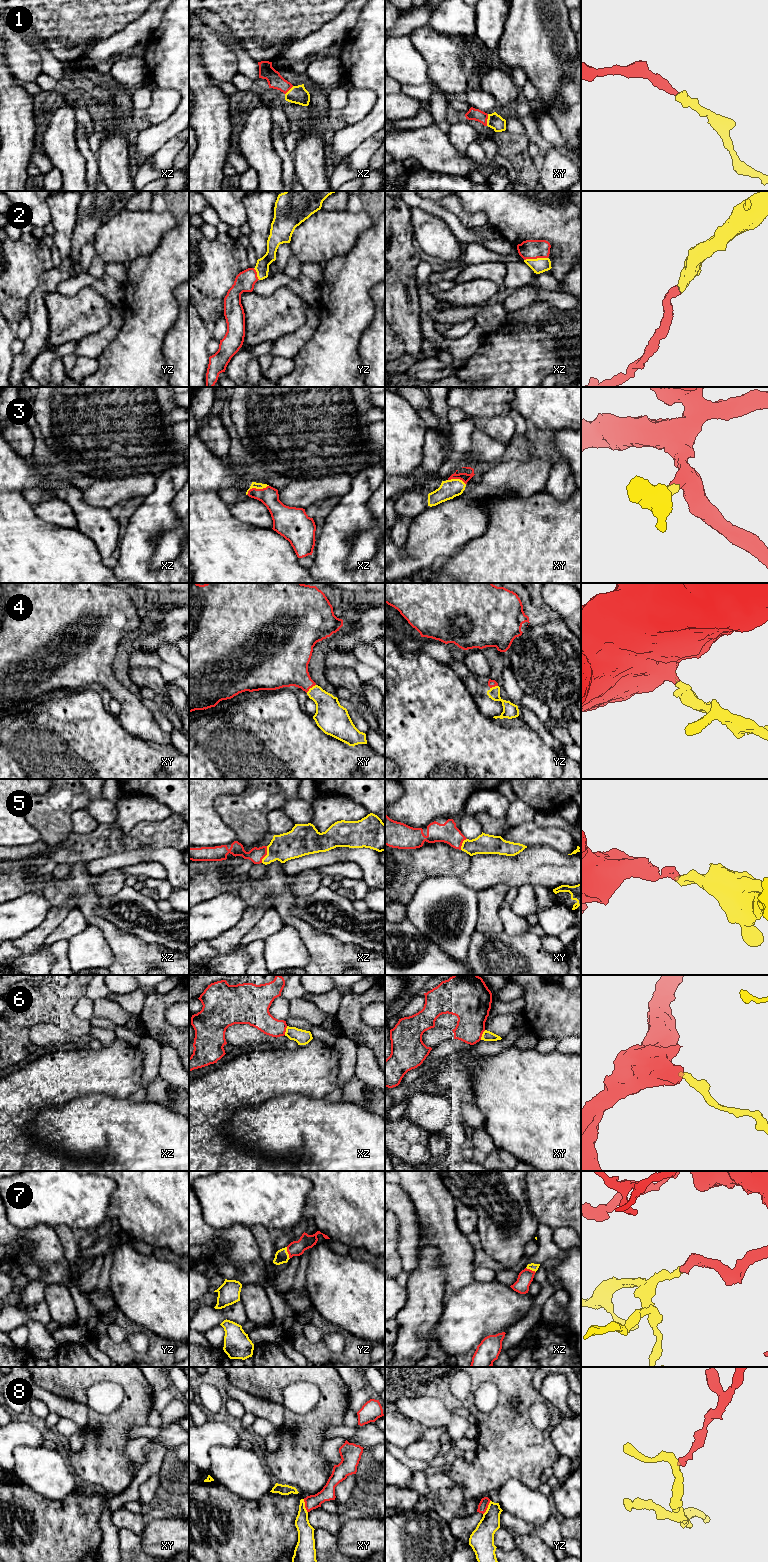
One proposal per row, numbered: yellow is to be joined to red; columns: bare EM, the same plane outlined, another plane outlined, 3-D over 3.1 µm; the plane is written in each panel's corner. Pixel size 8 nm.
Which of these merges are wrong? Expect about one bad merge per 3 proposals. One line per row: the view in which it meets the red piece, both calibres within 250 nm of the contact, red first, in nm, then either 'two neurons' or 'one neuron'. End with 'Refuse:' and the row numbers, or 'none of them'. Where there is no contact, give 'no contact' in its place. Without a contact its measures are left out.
1: contact in xy; calibres 100 and 120 nm; one neuron
2: contact in xz; calibres 160 and 120 nm; one neuron
3: contact in xz; calibres 150 and 50 nm; one neuron
4: contact in xy; calibres 320 and 200 nm; one neuron
5: contact in xz; calibres 120 and 220 nm; one neuron
6: contact in xy; calibres 280 and 80 nm; two neurons
7: contact in yz; calibres 130 and 110 nm; one neuron
8: contact in yz; calibres 80 and 180 nm; two neurons
Refuse: 6, 8

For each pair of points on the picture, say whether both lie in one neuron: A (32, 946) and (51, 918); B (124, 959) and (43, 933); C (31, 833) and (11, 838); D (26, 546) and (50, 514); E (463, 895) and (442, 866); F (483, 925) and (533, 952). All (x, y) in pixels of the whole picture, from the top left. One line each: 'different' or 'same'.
A: same
B: different
C: same
D: different
E: different
F: different

